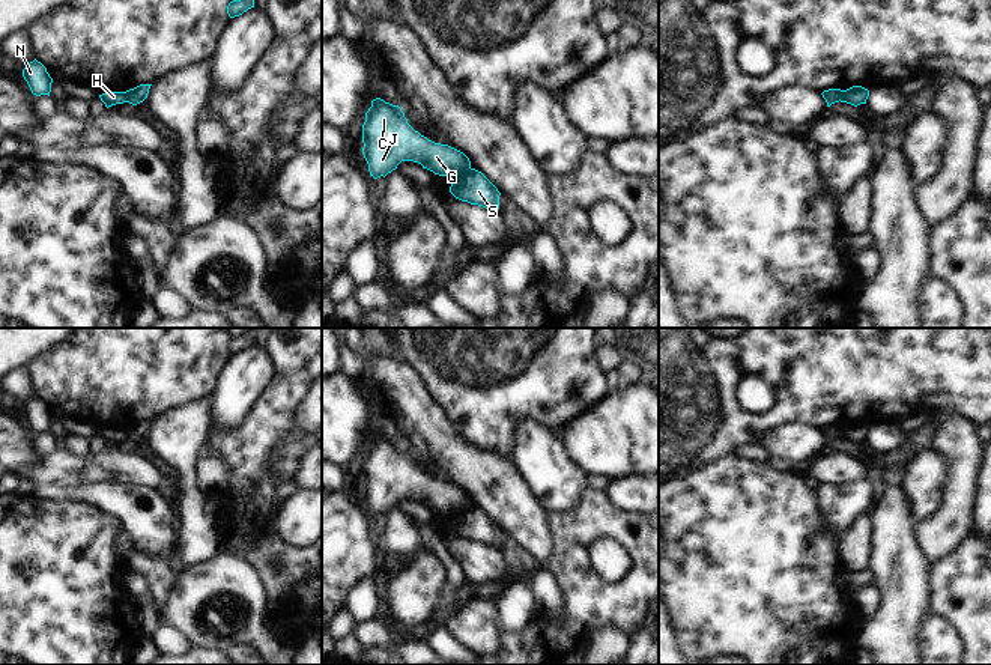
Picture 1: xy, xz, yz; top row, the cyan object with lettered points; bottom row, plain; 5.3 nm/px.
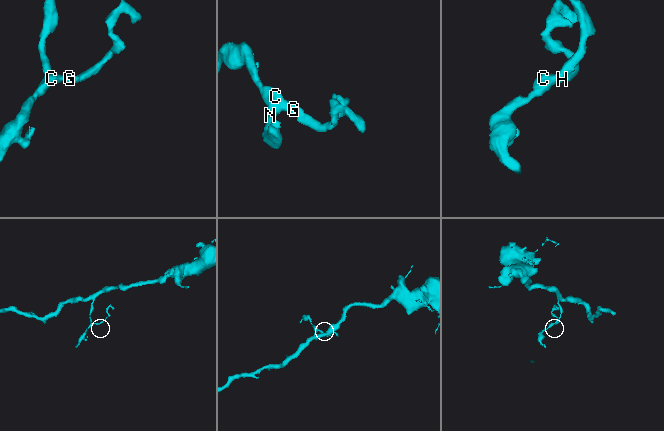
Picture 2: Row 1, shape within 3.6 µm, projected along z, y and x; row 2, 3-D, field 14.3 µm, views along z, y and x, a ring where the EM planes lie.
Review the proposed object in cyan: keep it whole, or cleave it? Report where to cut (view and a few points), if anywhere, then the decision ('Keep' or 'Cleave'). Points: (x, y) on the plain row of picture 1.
Split along xz (471, 506), (454, 515). Cleave.

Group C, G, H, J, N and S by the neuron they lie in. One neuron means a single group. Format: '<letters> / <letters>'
C G H J N / S

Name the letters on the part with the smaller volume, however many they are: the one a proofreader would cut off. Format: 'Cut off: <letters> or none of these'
Cut off: S

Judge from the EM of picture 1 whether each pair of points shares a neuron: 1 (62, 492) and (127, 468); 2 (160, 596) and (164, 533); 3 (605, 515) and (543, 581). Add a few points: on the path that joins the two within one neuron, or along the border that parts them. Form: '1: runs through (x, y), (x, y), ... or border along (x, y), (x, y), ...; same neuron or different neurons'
1: border along (115, 482), (75, 486), (45, 485); different neurons
2: border along (133, 540), (137, 548), (175, 564); different neurons
3: border along (543, 566), (555, 581), (563, 608); different neurons

